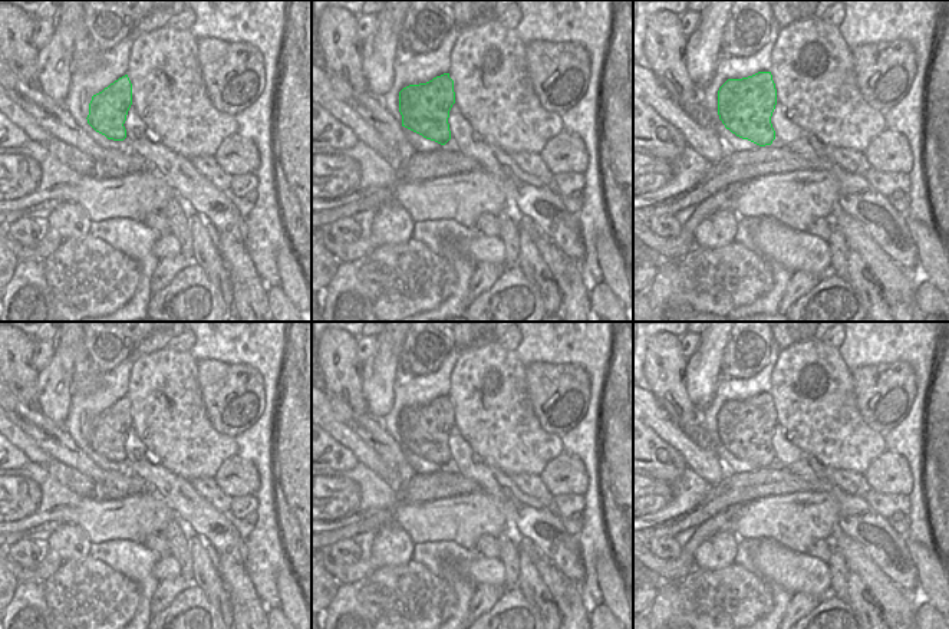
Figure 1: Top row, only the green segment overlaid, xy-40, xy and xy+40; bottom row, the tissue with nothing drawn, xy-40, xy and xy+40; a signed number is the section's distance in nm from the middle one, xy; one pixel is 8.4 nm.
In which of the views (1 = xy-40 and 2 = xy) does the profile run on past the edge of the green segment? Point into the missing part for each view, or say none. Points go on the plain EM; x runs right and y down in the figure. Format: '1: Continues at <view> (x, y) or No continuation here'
1: No continuation here
2: No continuation here.

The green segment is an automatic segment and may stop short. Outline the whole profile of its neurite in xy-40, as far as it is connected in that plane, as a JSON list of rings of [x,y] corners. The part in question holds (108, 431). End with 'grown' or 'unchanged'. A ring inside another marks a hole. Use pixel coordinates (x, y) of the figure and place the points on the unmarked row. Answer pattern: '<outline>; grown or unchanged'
[[[125,396],[92,418],[88,445],[108,461],[123,462],[126,460],[123,445],[131,427],[132,405]]]; unchanged

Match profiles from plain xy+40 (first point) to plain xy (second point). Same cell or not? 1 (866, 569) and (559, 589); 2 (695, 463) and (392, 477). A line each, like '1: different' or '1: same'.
1: different
2: same

